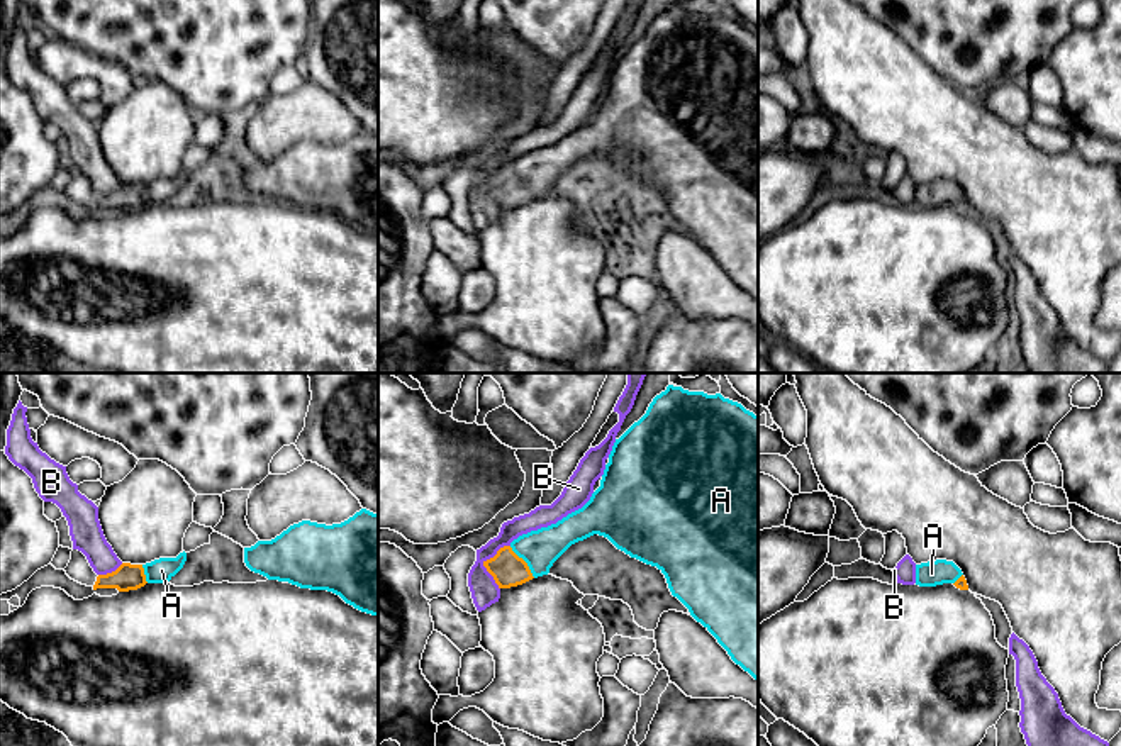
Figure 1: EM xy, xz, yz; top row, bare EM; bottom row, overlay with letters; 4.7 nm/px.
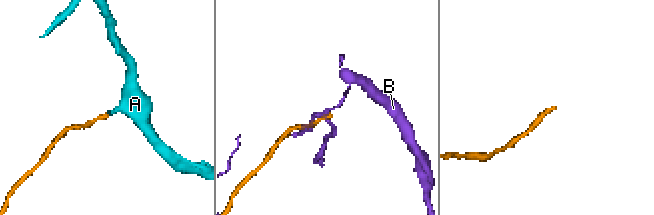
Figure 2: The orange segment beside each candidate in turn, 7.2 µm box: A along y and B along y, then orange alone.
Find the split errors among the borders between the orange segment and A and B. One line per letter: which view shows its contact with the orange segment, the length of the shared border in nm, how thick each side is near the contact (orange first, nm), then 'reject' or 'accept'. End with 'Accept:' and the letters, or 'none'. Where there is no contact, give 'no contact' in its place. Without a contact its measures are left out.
A: xz | 200 nm | 160/180 nm | accept
B: xz | 220 nm | 160/130 nm | reject
Accept: A

